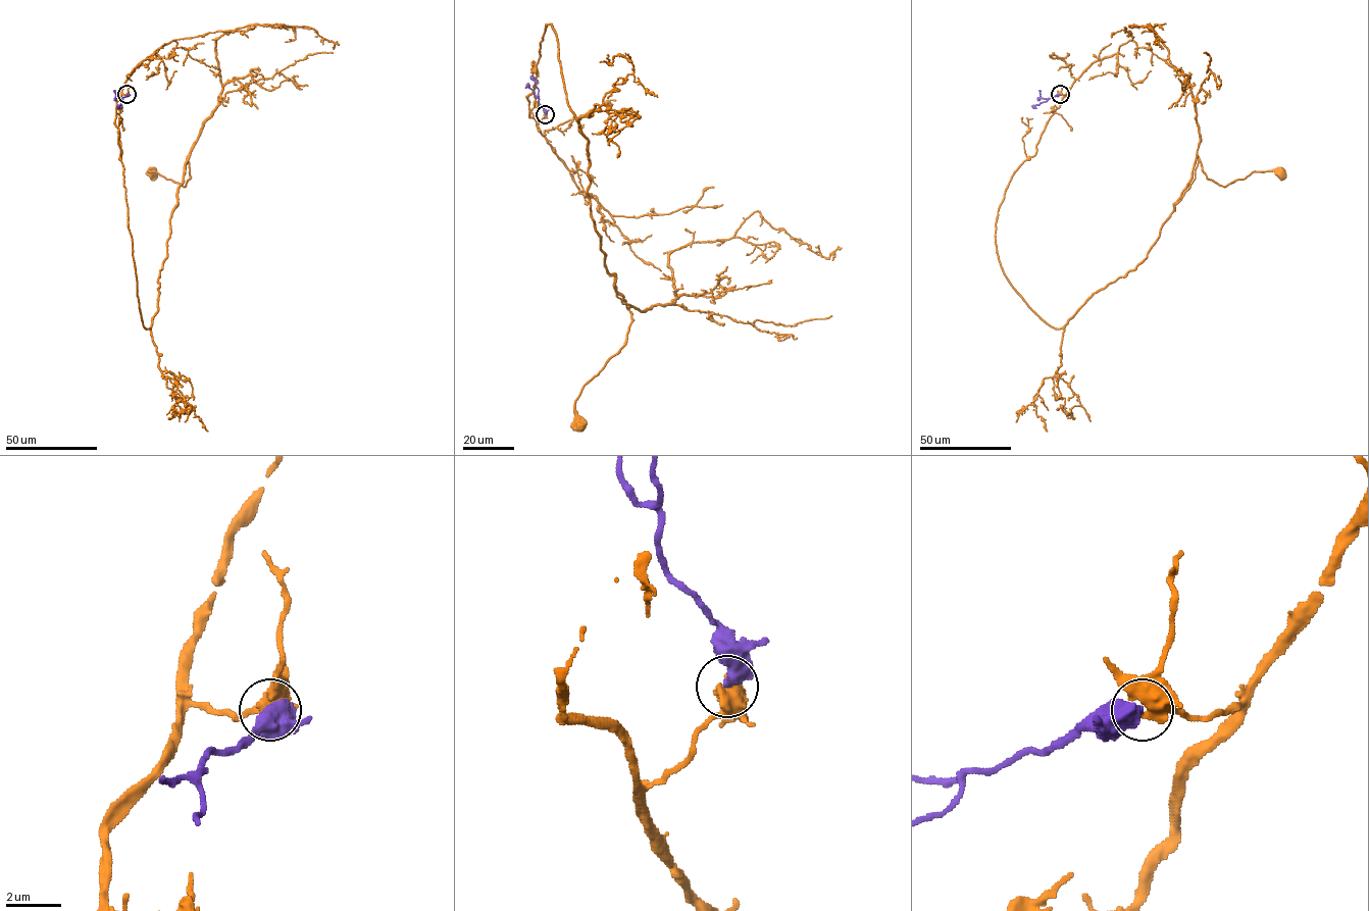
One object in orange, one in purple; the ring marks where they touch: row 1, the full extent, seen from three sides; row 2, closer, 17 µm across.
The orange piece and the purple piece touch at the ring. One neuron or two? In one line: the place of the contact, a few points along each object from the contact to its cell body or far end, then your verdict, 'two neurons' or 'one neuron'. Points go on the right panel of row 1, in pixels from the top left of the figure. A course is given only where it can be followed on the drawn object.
place (1060, 94); course orange (1060, 94), (995, 231), (1004, 274), (1056, 329), (1146, 258), (1198, 161), (1223, 186), (1280, 172); course purple (1060, 94), (1035, 104), (1033, 107), (1036, 108); two neurons

